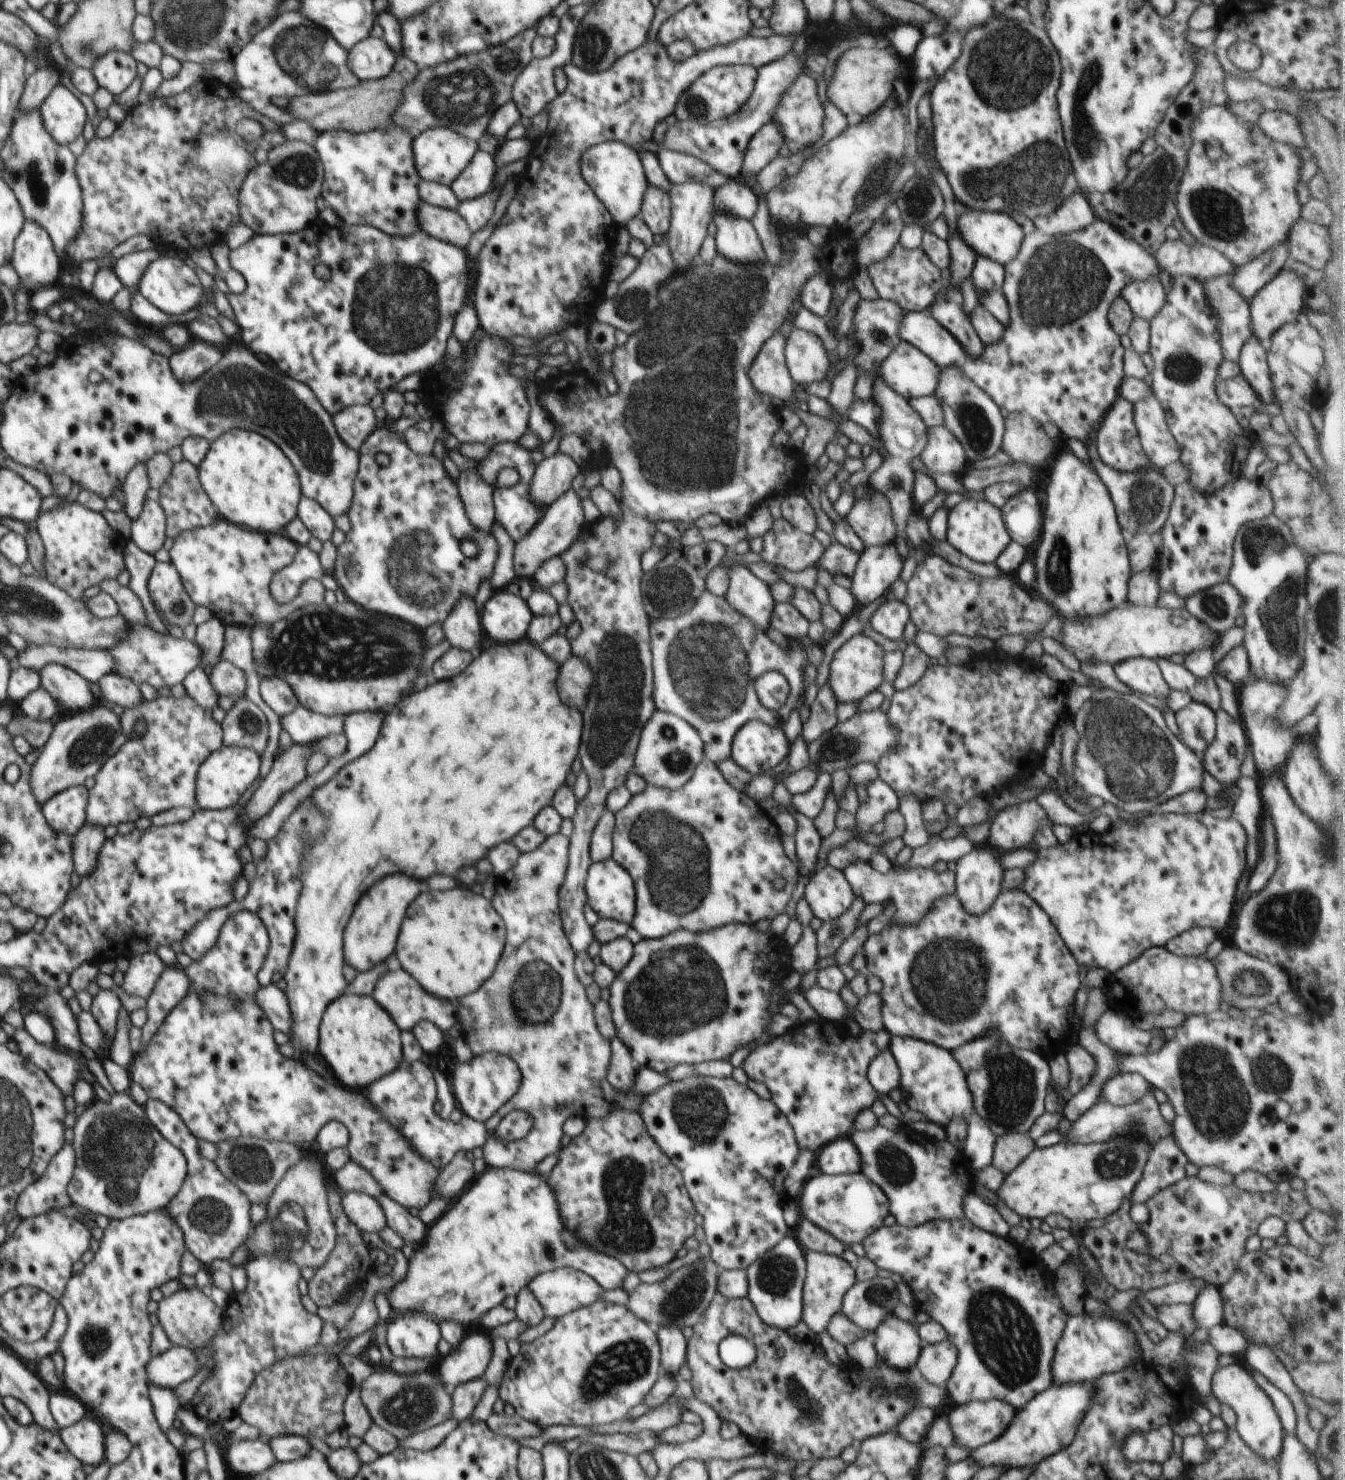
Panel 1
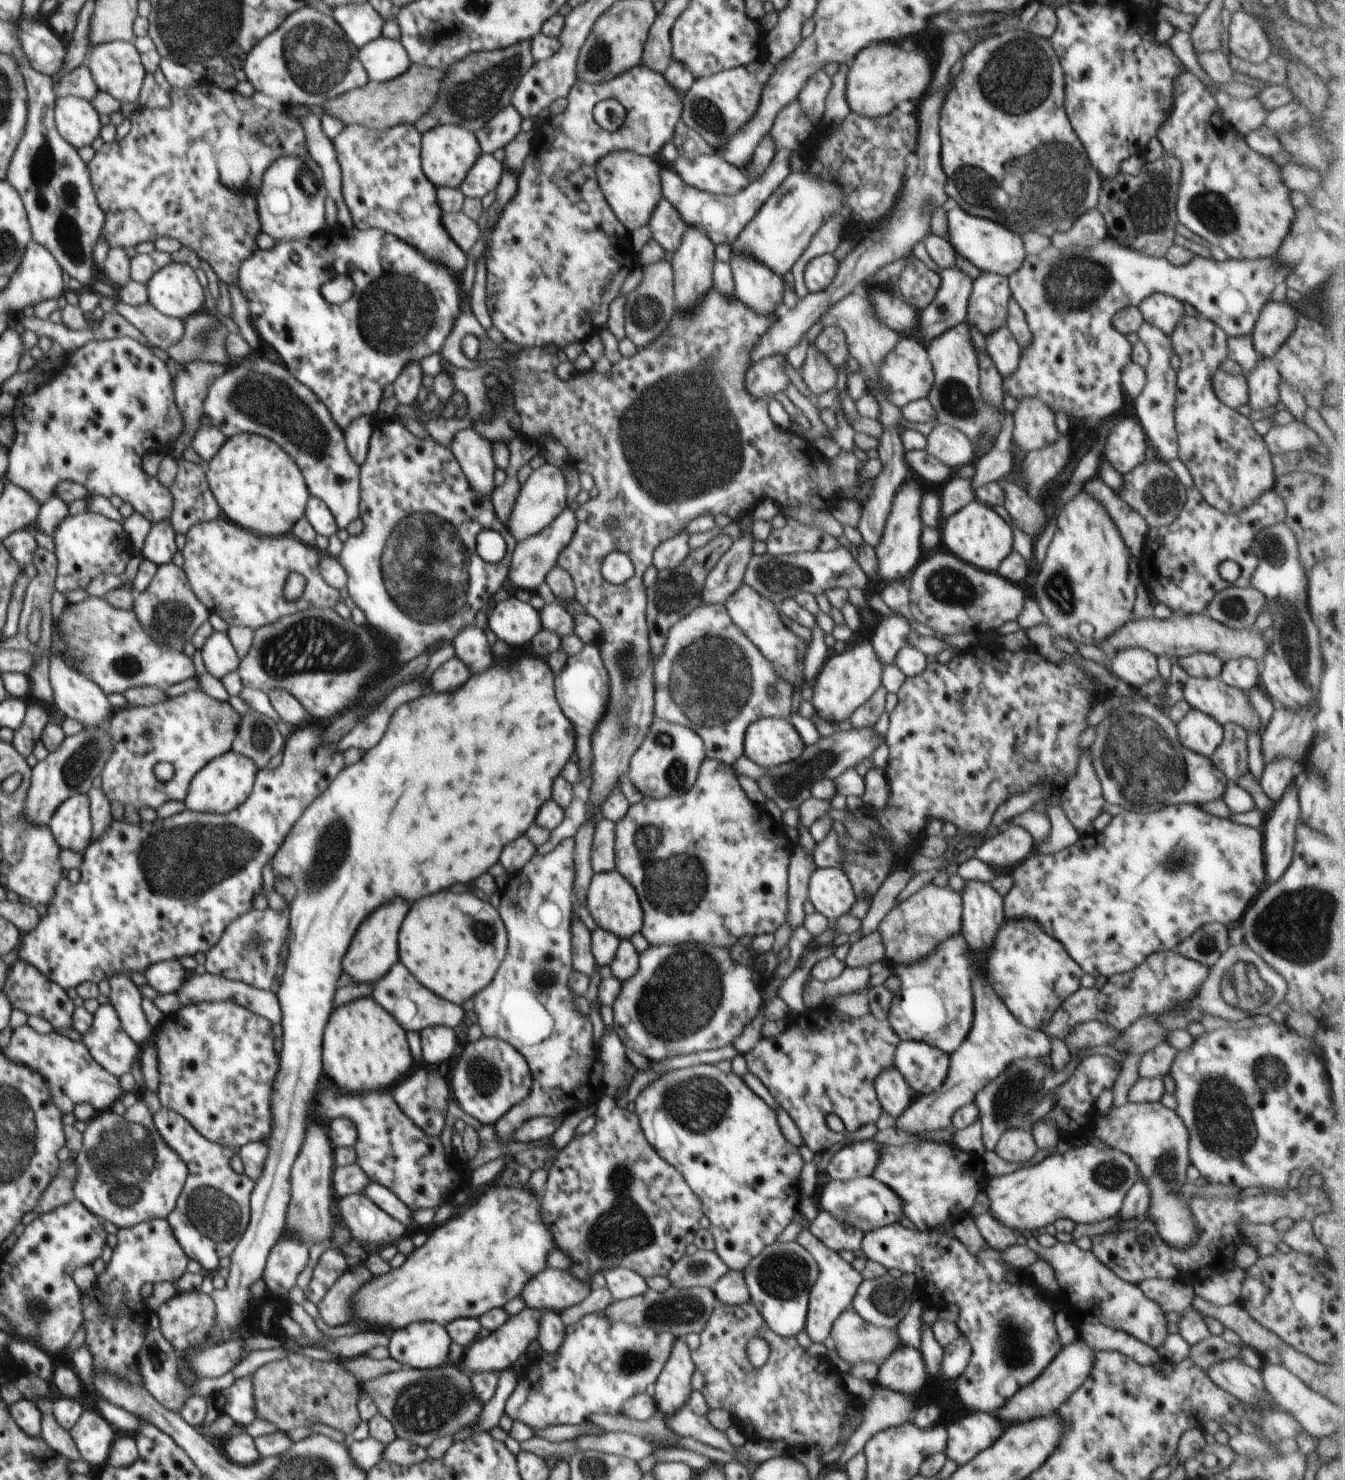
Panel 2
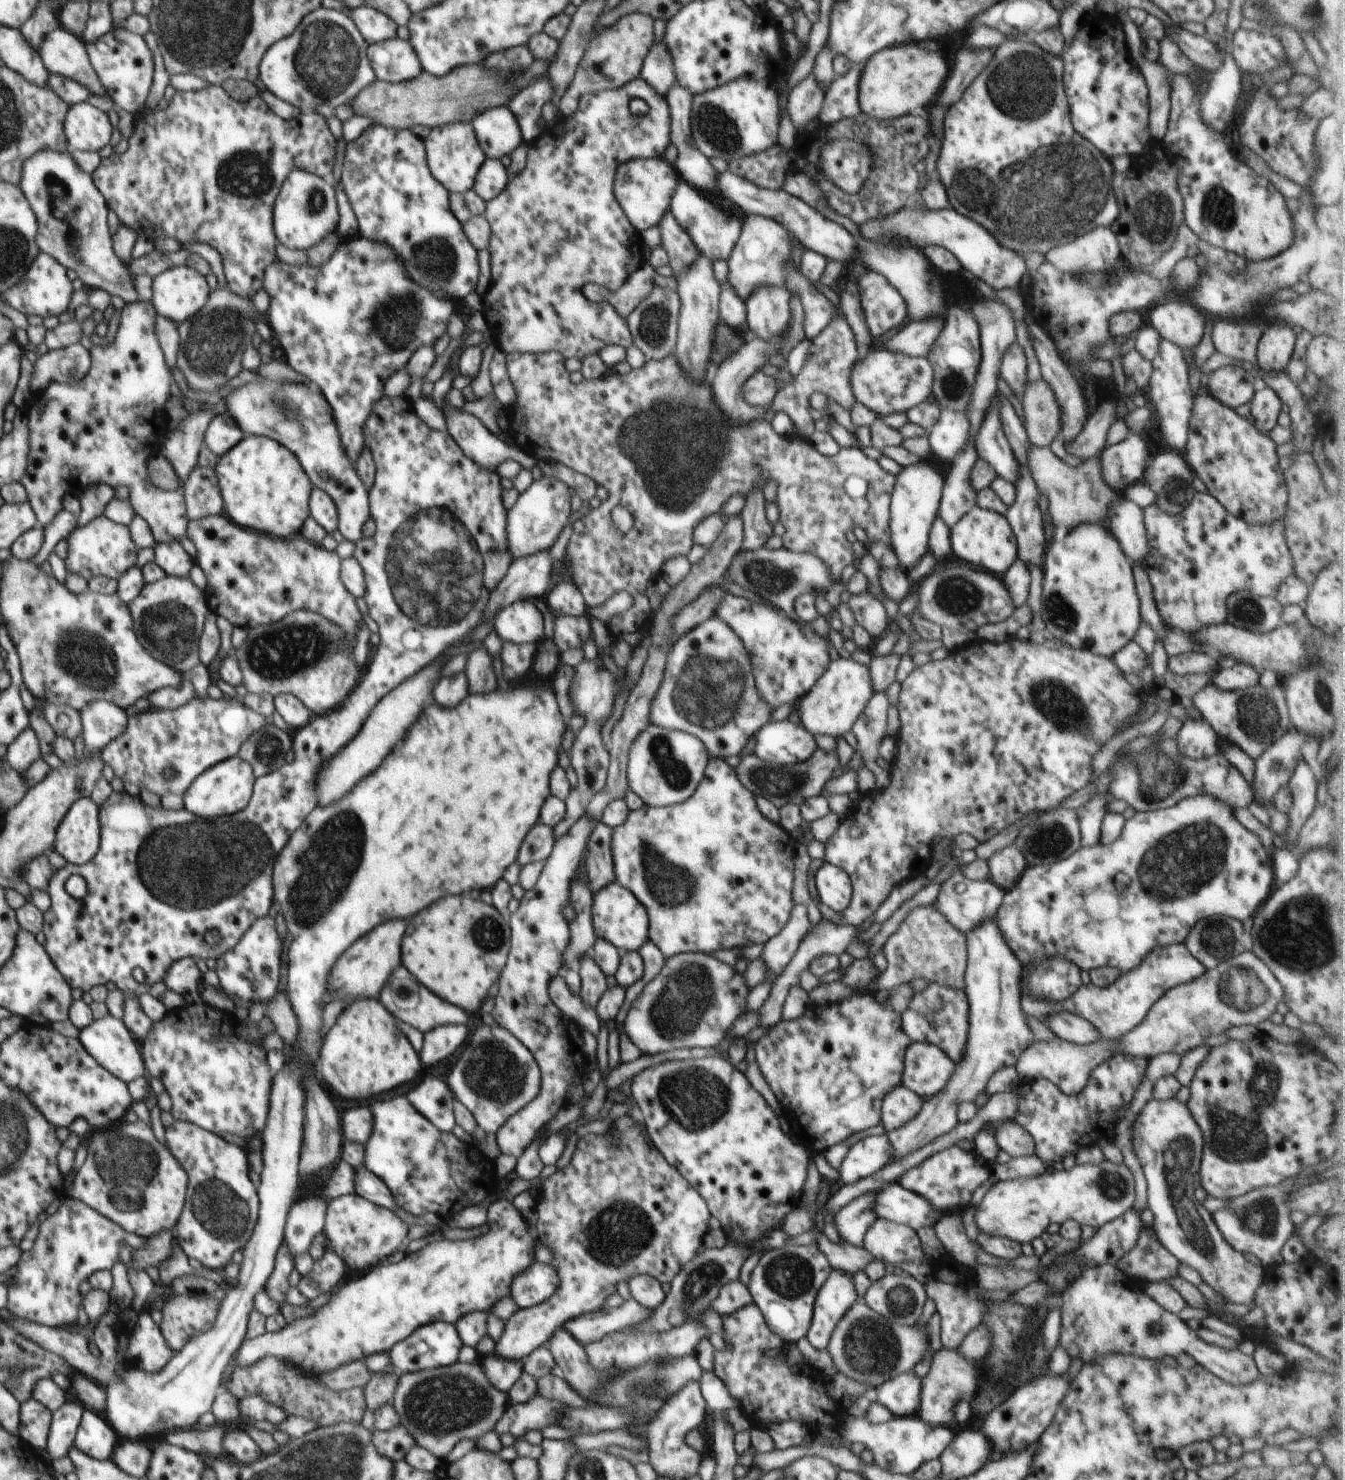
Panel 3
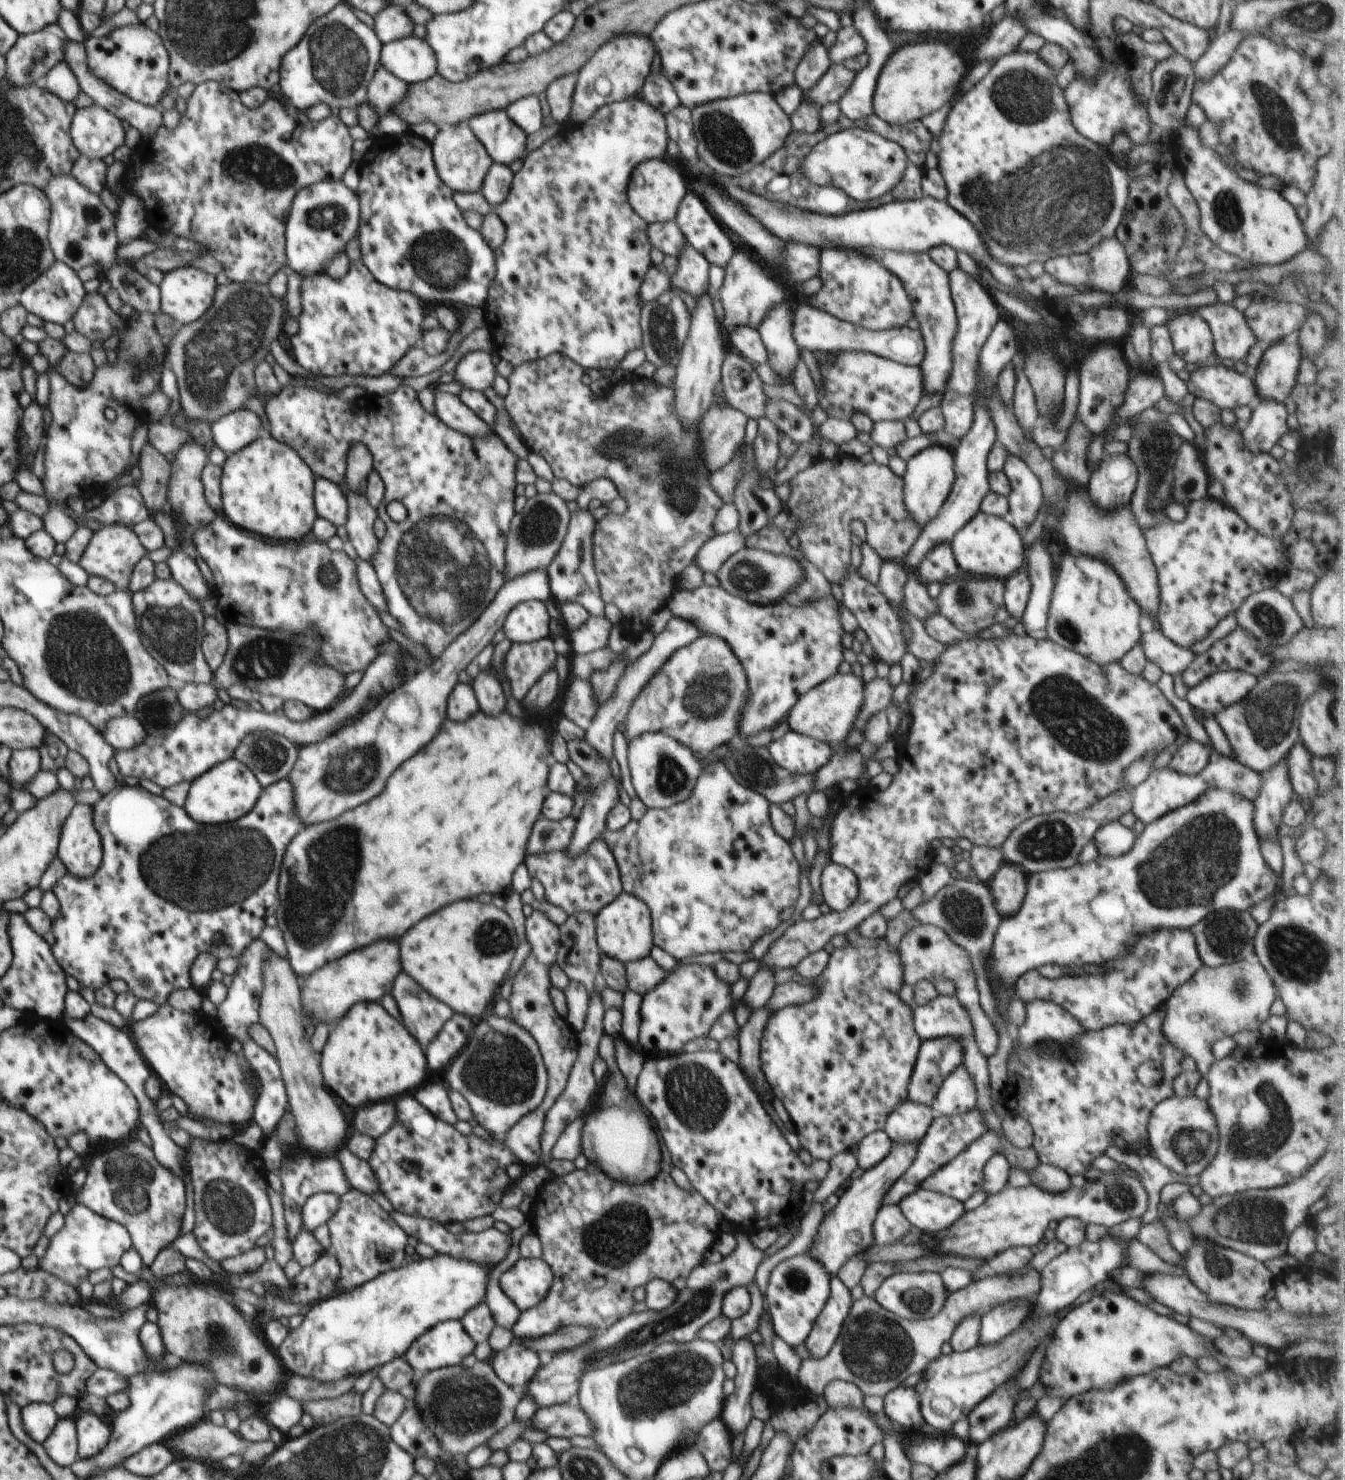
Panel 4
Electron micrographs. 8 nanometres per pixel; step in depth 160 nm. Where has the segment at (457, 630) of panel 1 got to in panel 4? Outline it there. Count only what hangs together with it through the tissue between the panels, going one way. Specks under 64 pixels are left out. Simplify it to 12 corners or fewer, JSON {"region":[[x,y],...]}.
{"region":[[490,668],[471,685],[482,712],[502,714],[507,699]]}

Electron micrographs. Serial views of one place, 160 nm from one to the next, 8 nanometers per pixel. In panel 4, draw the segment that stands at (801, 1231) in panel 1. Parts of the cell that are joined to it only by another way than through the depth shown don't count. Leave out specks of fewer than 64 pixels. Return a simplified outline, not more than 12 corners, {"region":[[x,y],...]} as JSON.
{"region":[[978,1107],[935,1117],[883,1205],[899,1204],[989,1126]]}

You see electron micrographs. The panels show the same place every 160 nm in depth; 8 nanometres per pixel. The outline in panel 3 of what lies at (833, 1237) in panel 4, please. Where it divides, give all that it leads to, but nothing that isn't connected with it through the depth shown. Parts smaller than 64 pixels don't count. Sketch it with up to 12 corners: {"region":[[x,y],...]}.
{"region":[[996,914],[965,937],[966,1050],[887,1133],[900,1160],[959,1124],[1036,1036]]}

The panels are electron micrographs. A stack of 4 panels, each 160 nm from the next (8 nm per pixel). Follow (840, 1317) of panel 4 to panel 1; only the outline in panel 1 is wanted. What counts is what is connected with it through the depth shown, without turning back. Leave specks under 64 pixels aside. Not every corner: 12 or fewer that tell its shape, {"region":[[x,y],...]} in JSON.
{"region":[[808,1251],[801,1320],[814,1337],[857,1281],[841,1256]]}

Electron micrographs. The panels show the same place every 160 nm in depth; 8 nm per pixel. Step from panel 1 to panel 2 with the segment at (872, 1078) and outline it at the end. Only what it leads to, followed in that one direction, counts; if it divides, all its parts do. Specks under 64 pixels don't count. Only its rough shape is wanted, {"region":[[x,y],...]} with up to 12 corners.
{"region":[[895,1068],[874,1078],[883,1112],[898,1119],[915,1093]]}

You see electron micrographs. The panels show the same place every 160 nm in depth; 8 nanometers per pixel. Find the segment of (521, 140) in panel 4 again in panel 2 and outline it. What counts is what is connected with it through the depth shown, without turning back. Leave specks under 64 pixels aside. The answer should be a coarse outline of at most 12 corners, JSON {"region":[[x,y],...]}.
{"region":[[511,105],[475,134],[482,153],[504,149],[521,132]]}

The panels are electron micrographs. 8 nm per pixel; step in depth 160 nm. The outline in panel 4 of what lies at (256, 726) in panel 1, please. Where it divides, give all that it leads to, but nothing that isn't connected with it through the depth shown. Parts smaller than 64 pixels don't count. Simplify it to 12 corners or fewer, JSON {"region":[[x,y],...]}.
{"region":[[255,730],[233,757],[266,788],[288,775],[298,746]]}

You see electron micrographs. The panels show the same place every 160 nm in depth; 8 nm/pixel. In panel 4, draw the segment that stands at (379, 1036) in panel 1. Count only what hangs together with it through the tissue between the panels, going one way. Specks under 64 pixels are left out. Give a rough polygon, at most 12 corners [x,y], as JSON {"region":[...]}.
{"region":[[380,1002],[356,1003],[318,1055],[360,1108],[428,1078],[420,1042]]}

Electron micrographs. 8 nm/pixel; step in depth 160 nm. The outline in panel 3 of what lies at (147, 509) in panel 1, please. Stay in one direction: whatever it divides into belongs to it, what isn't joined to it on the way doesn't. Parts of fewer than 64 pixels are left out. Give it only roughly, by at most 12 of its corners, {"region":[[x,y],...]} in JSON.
{"region":[[179,541],[156,542],[165,575],[189,578],[194,560]]}

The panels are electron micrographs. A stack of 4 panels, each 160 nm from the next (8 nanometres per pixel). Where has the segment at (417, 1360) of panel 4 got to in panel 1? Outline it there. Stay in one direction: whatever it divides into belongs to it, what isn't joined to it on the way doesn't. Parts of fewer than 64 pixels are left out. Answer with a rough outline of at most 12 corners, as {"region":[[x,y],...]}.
{"region":[[418,1311],[387,1325],[394,1357],[442,1358],[439,1324]]}

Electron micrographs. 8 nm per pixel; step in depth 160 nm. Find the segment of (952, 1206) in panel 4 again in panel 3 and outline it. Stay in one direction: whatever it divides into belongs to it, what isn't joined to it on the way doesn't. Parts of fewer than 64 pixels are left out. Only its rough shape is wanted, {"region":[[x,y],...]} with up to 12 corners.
{"region":[[896,1182],[874,1194],[877,1219],[914,1230],[932,1228],[944,1214]]}

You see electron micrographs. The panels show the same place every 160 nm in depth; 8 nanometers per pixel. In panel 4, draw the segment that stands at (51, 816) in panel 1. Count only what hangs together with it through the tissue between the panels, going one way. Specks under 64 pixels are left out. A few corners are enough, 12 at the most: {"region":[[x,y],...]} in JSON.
{"region":[[76,804],[57,857],[77,879],[103,859],[94,808]]}

